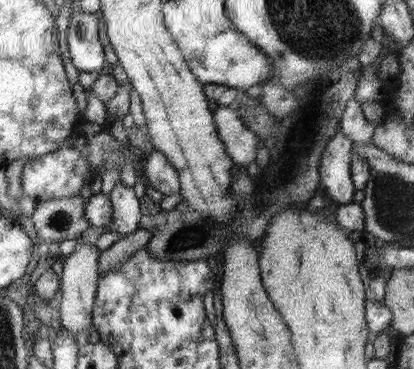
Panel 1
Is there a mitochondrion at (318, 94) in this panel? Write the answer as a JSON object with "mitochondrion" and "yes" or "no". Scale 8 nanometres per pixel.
{"mitochondrion":"yes"}

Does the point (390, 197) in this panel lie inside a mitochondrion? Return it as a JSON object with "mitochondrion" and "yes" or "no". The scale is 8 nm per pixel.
{"mitochondrion":"yes"}

